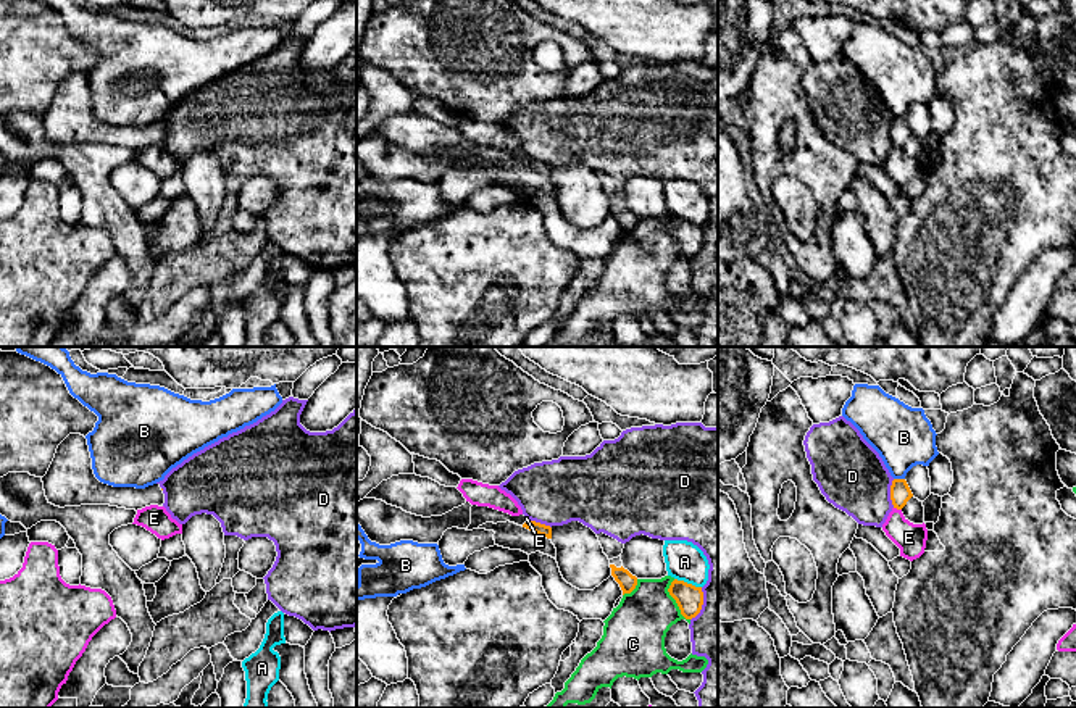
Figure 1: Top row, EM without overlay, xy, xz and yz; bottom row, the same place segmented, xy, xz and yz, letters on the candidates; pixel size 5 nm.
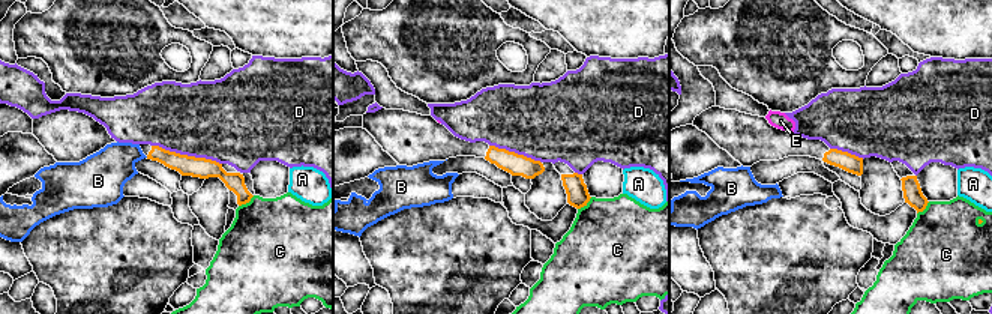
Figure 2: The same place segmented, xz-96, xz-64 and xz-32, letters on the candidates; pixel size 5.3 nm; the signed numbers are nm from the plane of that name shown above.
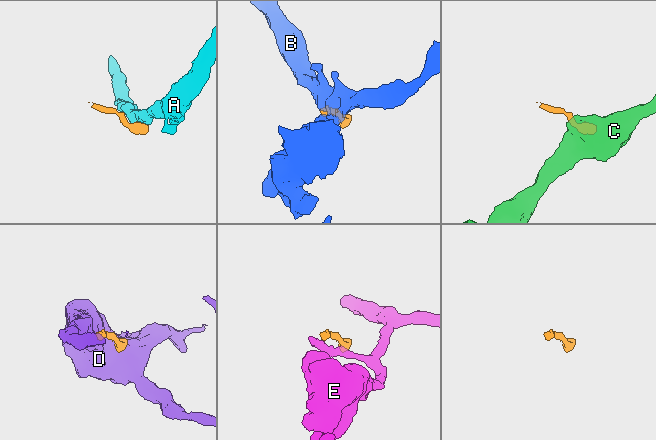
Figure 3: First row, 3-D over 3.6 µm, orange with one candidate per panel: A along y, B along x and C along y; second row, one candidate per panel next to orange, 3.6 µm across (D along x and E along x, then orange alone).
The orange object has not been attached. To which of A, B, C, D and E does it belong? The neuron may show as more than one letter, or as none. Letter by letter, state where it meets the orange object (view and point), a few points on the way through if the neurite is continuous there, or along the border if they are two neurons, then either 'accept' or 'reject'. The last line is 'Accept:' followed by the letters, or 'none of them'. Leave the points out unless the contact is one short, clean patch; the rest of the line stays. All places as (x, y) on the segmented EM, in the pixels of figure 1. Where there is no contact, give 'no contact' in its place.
A: contact xz (686, 583); border xz (675, 578), (700, 587); reject
B: contact yz (899, 479); border yz (894, 478), (904, 479); reject
C: contact xz (675, 599); reject
D: contact yz (891, 494); reject
E: contact yz (897, 508); border yz (894, 507), (900, 510); reject
Accept: none of them

